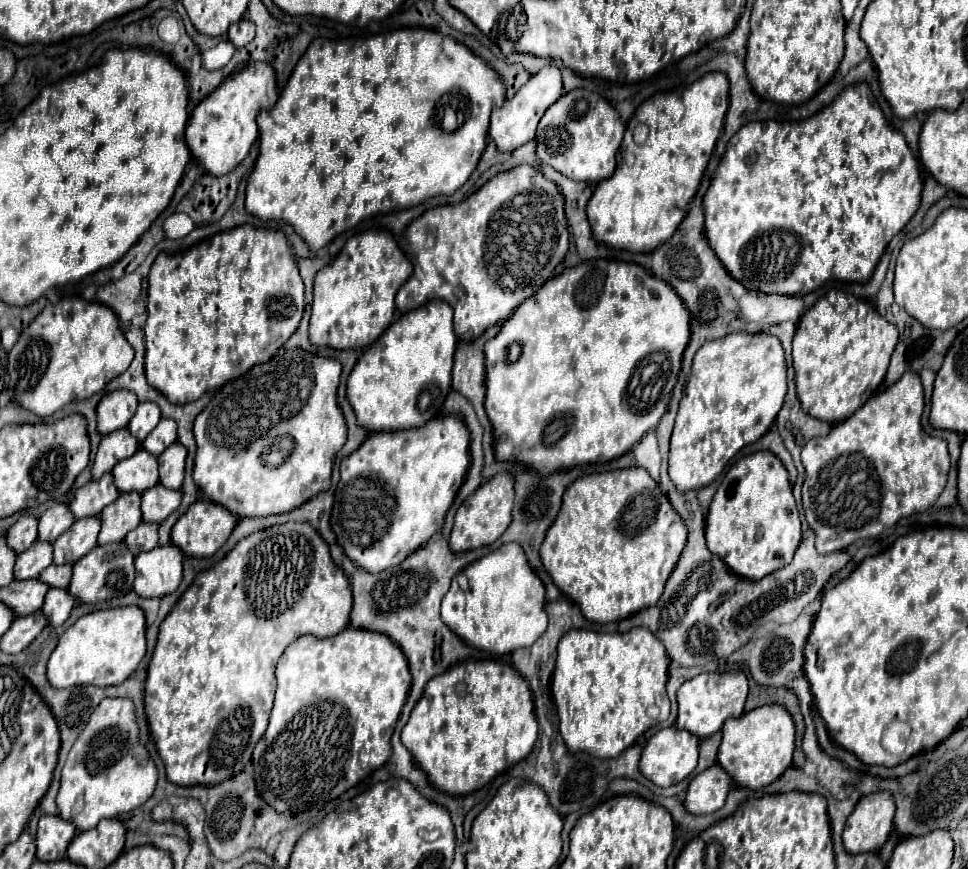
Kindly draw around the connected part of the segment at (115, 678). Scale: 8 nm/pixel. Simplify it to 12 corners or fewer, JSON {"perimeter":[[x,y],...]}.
{"perimeter":[[136,605],[80,617],[48,661],[56,689],[120,685],[146,655]]}

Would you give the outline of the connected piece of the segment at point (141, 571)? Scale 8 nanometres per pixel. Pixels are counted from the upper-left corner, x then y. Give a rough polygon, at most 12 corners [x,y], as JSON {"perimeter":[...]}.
{"perimeter":[[176,545],[136,557],[134,591],[164,597],[182,581]]}

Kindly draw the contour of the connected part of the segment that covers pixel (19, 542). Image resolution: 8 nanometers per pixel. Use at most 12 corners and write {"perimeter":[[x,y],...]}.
{"perimeter":[[22,515],[6,533],[14,553],[36,541],[36,517]]}

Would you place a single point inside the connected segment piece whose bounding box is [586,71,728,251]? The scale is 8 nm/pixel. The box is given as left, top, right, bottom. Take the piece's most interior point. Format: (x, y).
(641, 205)

